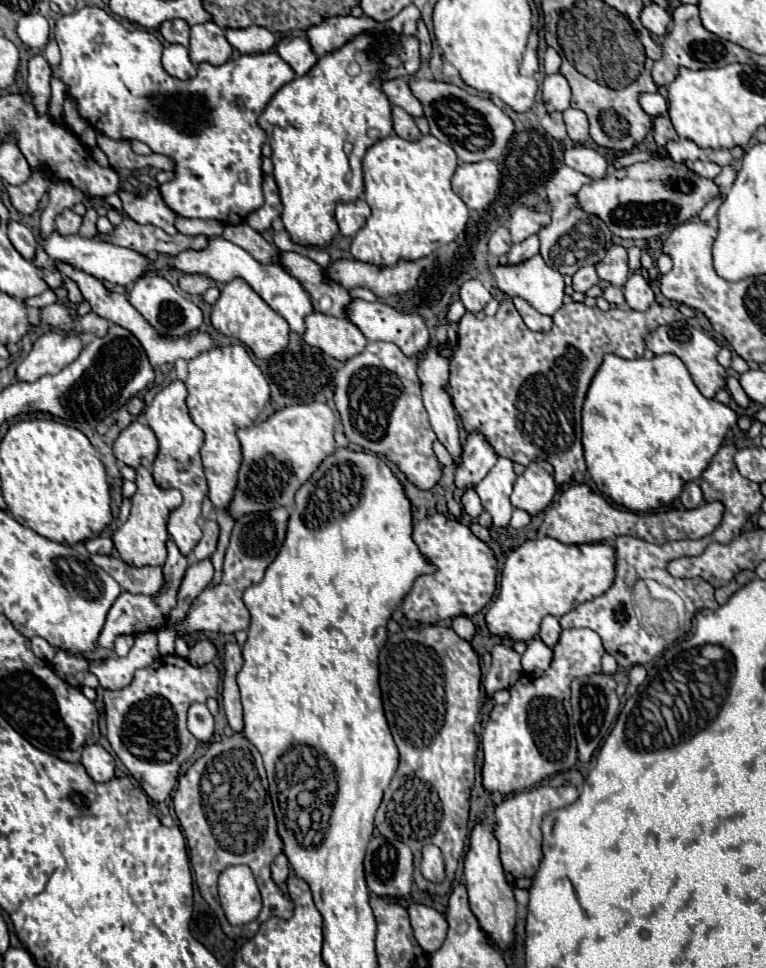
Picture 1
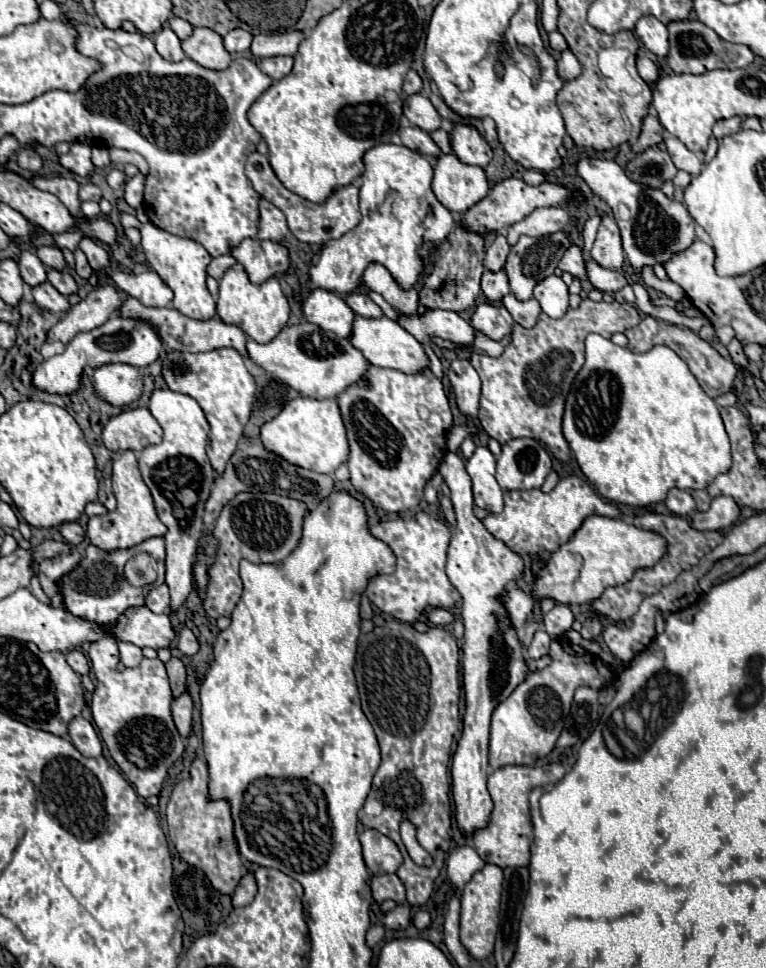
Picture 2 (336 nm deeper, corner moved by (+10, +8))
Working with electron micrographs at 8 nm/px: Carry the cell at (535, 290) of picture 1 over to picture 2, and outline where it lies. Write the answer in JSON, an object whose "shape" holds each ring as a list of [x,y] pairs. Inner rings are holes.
{"shape":[[[550,275],[550,277],[546,277],[544,281],[540,281],[536,285],[534,299],[540,303],[542,311],[552,319],[562,317],[570,307],[570,303],[568,303],[568,287],[556,275]]]}

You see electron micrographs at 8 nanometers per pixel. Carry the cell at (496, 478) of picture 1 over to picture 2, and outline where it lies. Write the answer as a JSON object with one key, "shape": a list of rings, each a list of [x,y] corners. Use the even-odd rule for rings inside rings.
{"shape":[[[478,447],[474,455],[466,463],[466,473],[472,479],[472,493],[474,503],[488,513],[500,513],[504,507],[504,491],[498,485],[496,473],[496,459],[488,447]]]}

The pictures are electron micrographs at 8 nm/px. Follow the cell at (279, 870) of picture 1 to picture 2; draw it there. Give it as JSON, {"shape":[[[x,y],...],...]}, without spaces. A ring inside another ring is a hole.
{"shape":[[[246,873],[246,875],[240,879],[240,885],[236,887],[236,893],[232,895],[232,905],[234,905],[234,907],[250,905],[252,899],[254,899],[254,895],[256,895],[254,875],[252,875],[252,873]]]}

